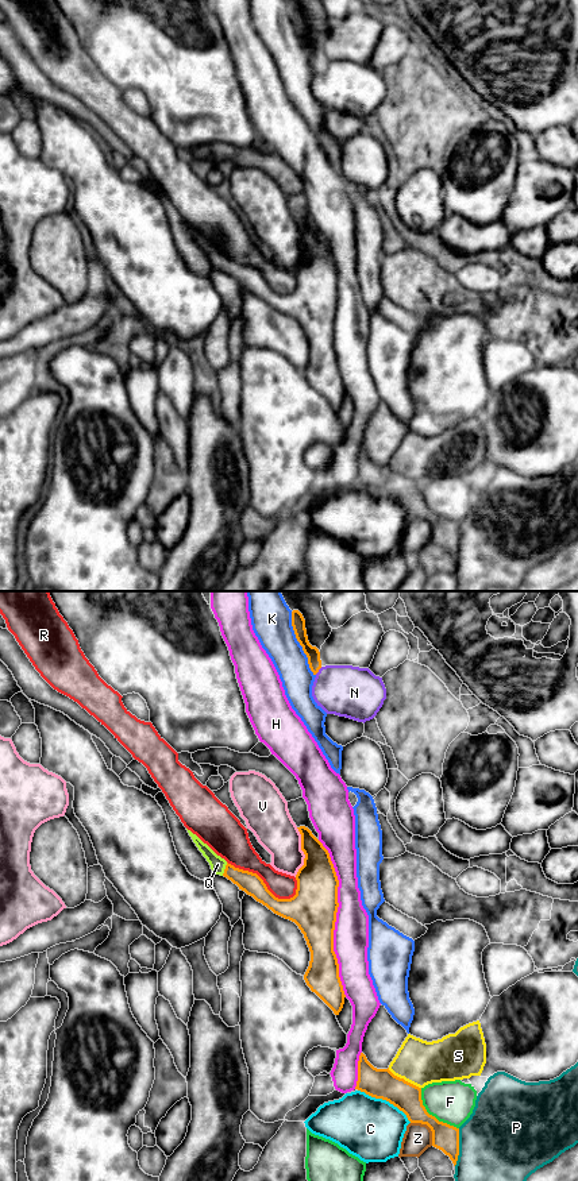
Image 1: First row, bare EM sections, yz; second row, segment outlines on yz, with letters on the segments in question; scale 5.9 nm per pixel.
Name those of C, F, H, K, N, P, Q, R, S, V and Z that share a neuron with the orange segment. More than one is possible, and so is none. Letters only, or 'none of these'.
Q

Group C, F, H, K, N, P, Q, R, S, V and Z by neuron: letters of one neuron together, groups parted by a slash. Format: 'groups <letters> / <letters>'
groups C / F / H / K / N / P / Q / R / S / V / Z

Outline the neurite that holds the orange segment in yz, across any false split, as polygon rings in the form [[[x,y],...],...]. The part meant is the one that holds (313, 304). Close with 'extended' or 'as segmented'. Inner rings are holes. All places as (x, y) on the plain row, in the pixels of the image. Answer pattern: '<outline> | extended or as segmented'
[[[300,221],[297,224],[301,229],[301,246],[305,254],[304,260],[296,270],[296,290],[290,294],[275,293],[257,269],[235,263],[190,225],[188,228],[209,258],[213,270],[227,273],[239,285],[253,292],[274,309],[298,321],[311,347],[311,356],[304,375],[311,386],[335,410],[339,410],[346,393],[339,373],[338,354],[334,347],[339,275],[330,248],[323,239],[308,223]]] | extended

